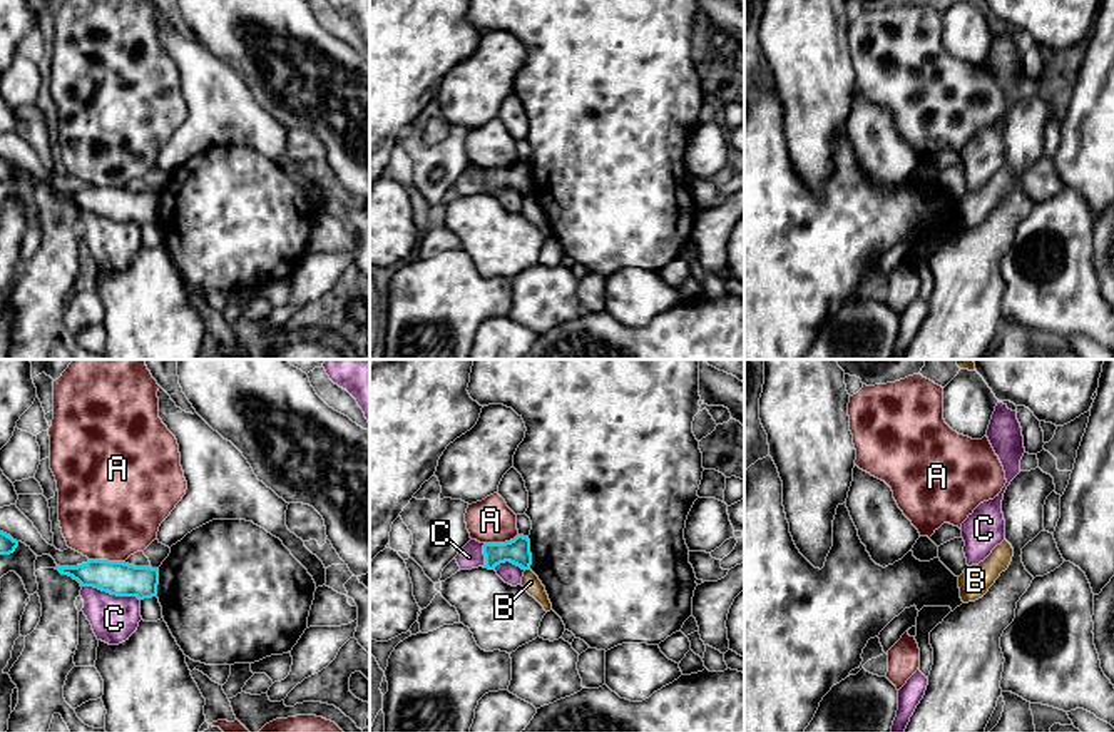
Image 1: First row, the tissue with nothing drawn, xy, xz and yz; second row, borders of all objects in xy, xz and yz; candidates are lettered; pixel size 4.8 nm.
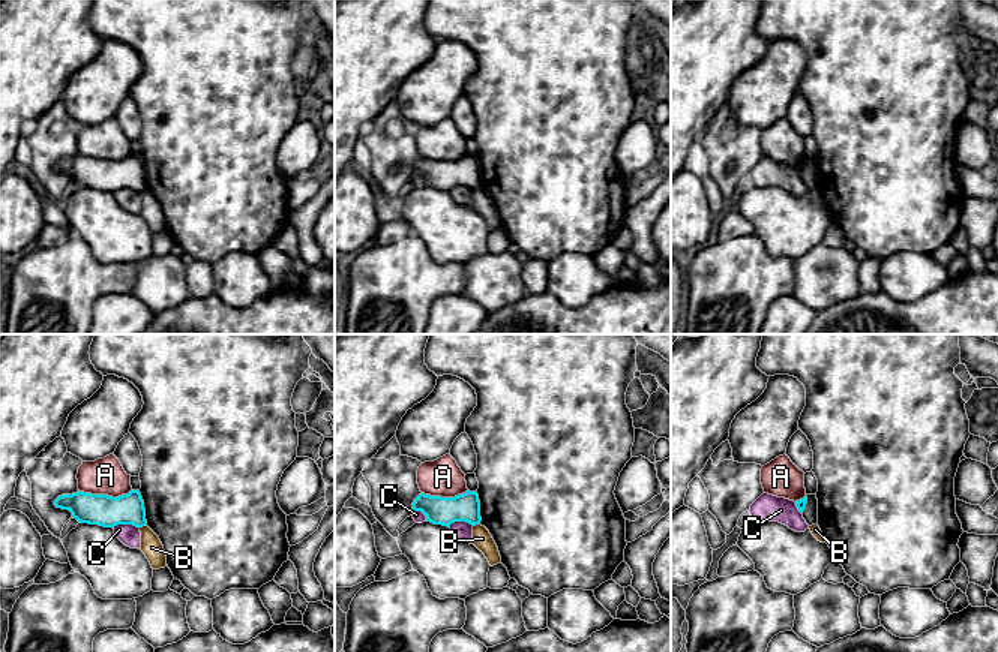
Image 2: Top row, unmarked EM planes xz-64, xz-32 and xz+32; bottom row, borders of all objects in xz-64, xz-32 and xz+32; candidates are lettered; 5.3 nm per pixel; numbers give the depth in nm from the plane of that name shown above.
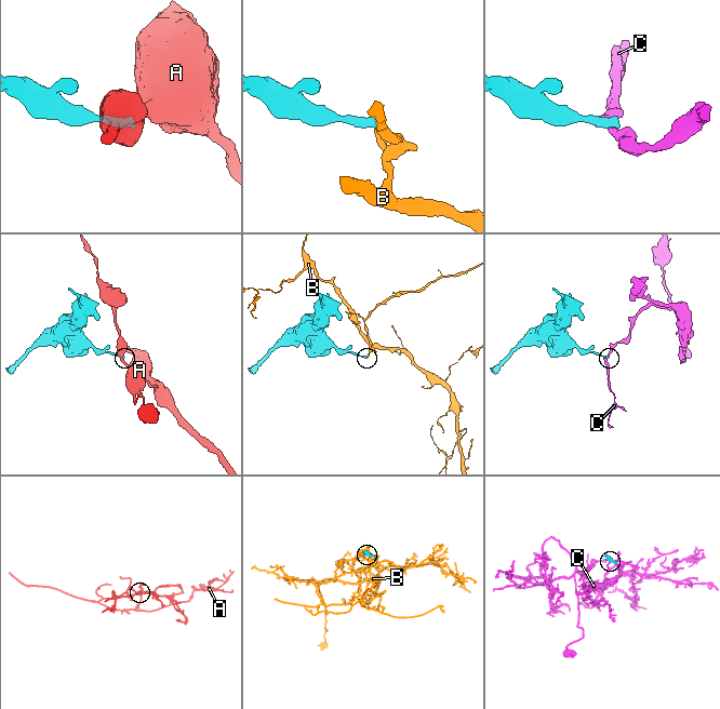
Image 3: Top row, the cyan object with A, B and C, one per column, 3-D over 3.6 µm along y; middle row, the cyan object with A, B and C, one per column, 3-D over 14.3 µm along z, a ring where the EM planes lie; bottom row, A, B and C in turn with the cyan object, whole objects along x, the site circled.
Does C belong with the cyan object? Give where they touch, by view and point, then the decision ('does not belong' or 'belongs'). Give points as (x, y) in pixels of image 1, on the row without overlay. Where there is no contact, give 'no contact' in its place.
contact xy (111, 219); does not belong

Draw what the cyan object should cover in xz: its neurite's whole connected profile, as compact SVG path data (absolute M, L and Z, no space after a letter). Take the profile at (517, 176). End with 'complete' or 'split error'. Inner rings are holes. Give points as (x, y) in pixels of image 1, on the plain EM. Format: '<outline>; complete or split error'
M517 160L514 165L505 169L485 169L483 180L483 194L488 196L495 196L497 191L505 187L510 187L522 196L529 196L532 191L530 165L524 160Z; complete

